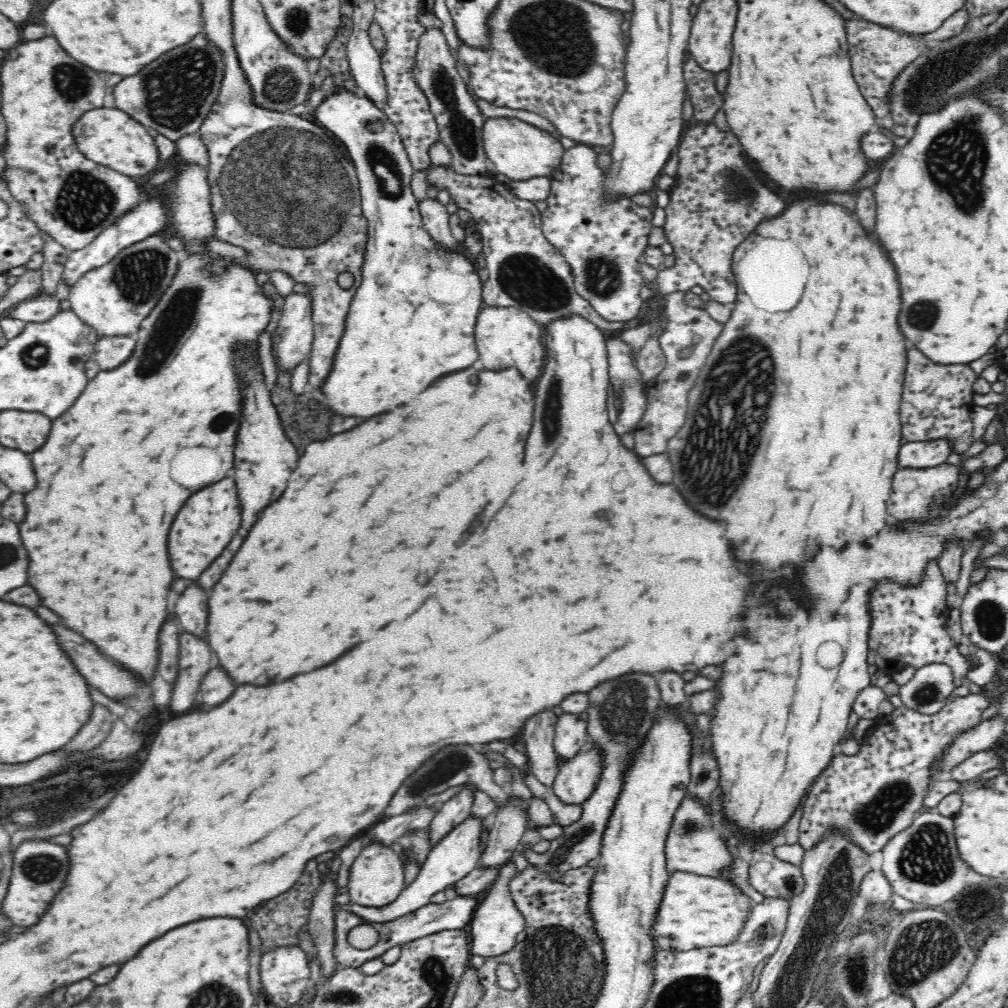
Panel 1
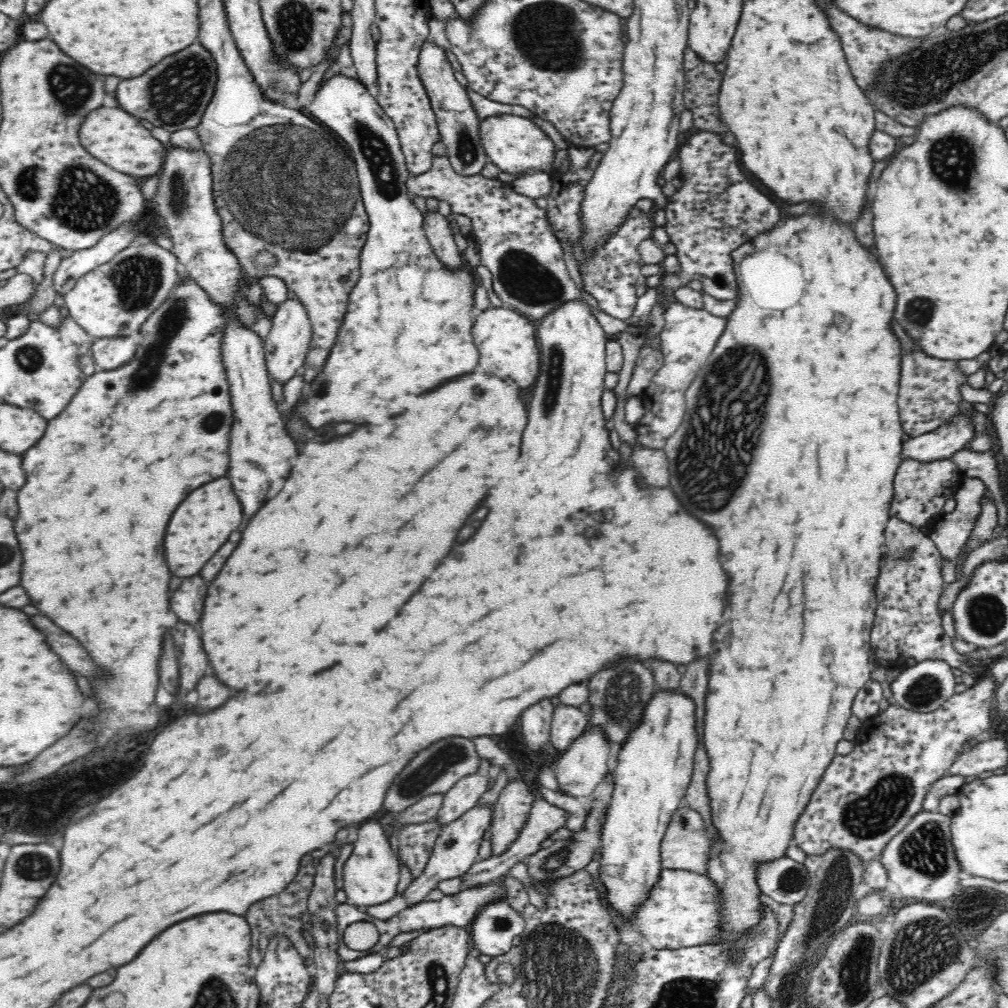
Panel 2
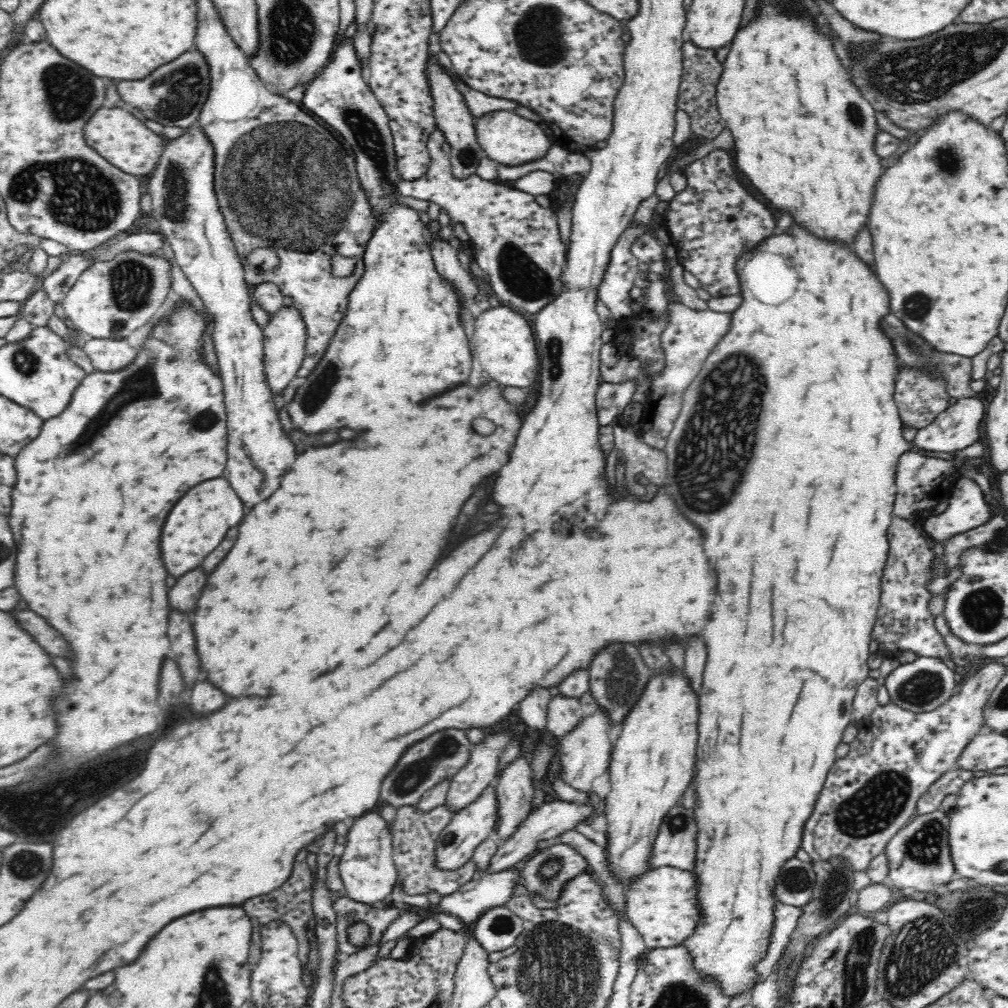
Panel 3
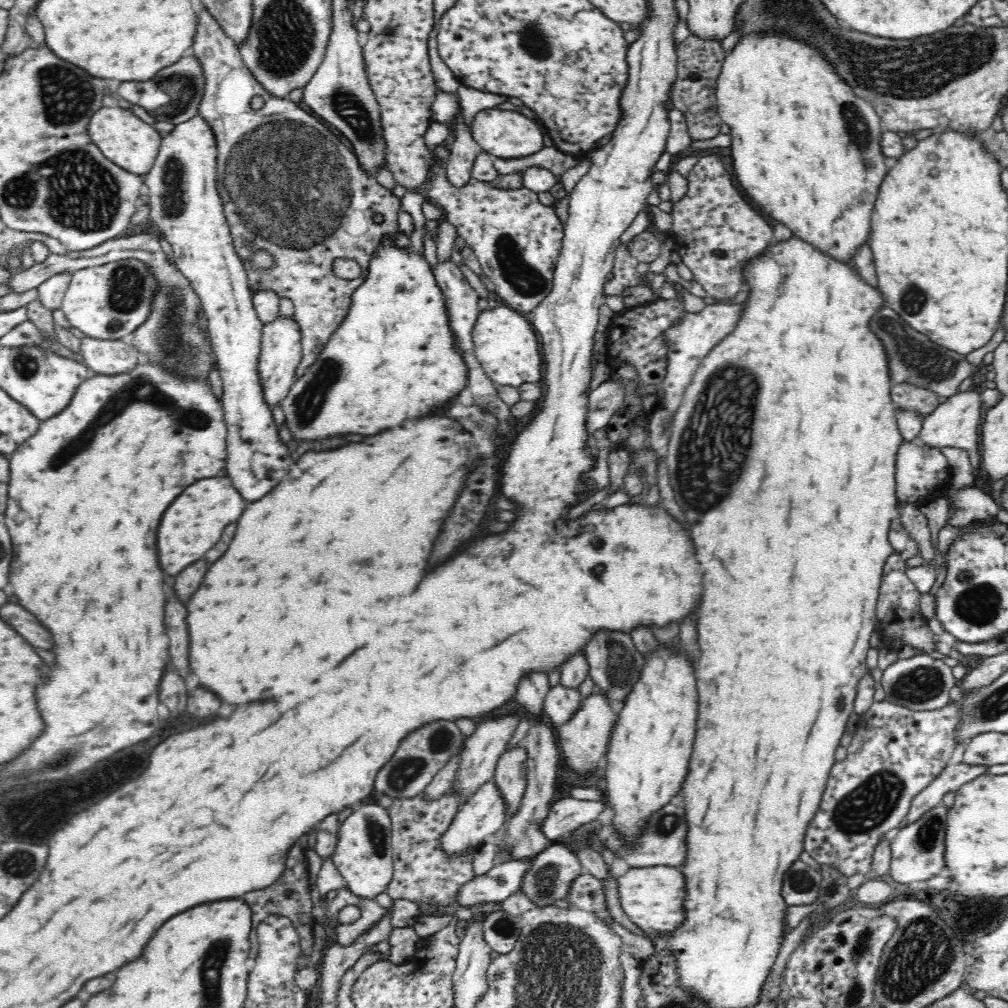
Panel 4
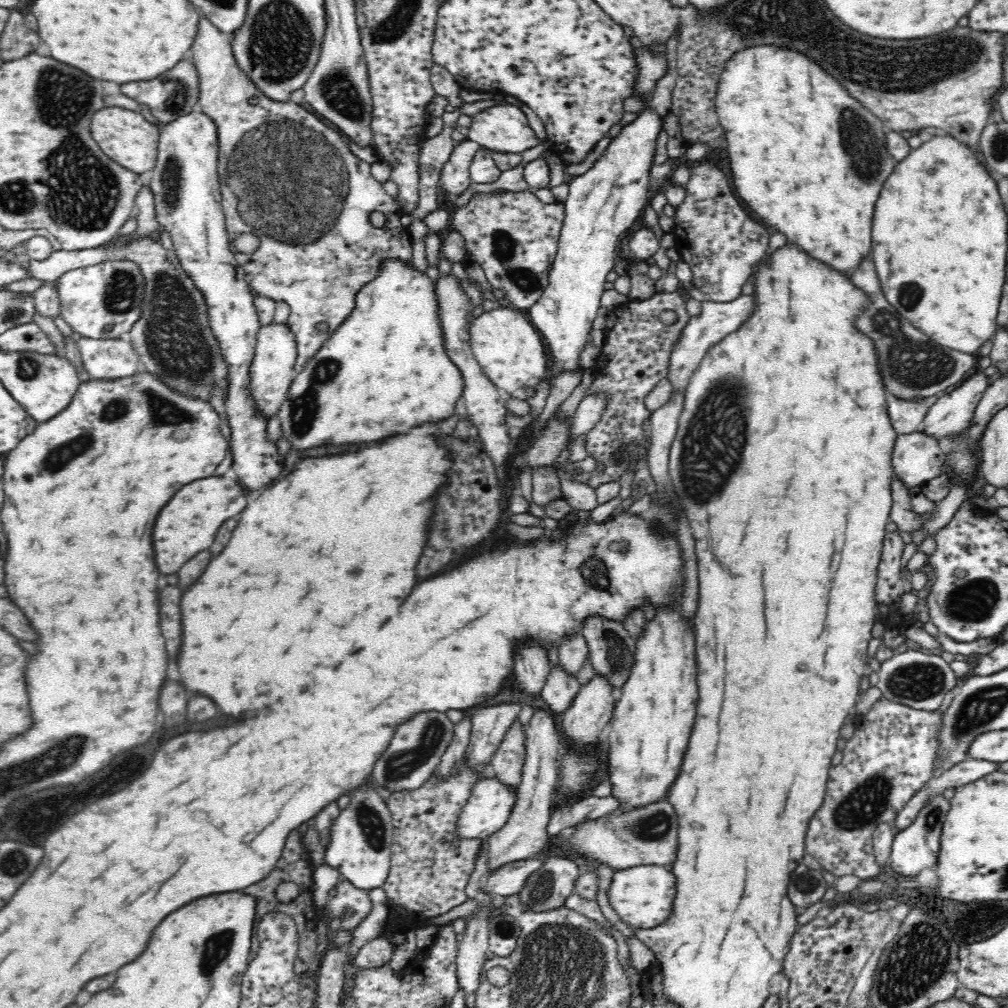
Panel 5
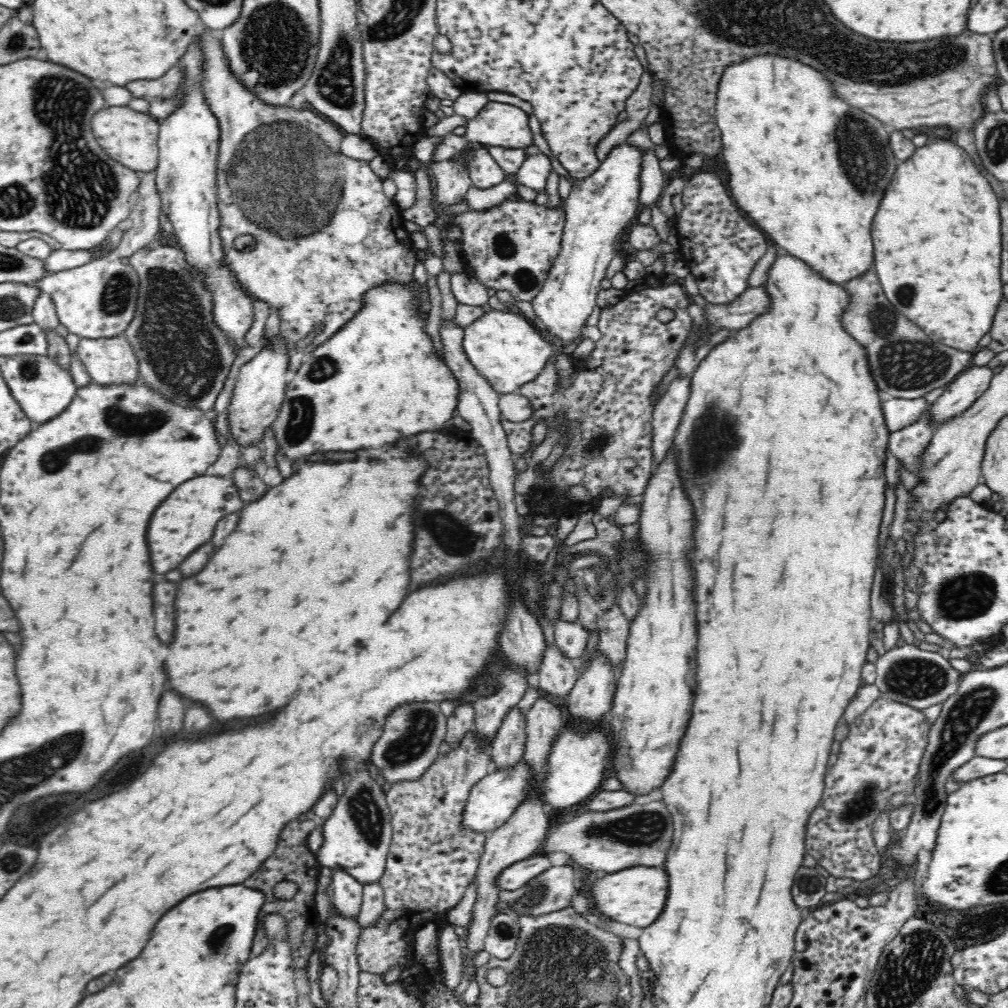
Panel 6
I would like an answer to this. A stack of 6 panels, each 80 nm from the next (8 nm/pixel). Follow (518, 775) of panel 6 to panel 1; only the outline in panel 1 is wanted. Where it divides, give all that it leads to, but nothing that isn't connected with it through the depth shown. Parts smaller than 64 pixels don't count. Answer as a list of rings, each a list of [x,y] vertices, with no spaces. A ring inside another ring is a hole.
[[[469,817],[462,822],[462,825],[456,826],[440,842],[437,842],[430,849],[428,856],[426,856],[424,862],[421,864],[414,882],[409,887],[405,887],[393,903],[376,908],[360,906],[350,901],[350,903],[342,907],[352,912],[352,915],[364,919],[366,923],[373,924],[387,923],[426,906],[430,903],[431,896],[434,896],[437,892],[446,892],[446,888],[454,886],[461,878],[468,876],[468,874],[478,867],[479,858],[483,853],[482,841],[479,839],[480,832],[482,832],[482,821],[482,819],[475,820]]]

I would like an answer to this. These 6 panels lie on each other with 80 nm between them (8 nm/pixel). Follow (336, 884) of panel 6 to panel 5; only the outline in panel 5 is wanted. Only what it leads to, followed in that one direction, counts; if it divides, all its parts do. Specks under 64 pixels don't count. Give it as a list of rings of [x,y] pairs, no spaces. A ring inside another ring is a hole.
[[[344,879],[336,886],[336,895],[329,898],[325,910],[332,916],[342,916],[348,908],[354,910],[354,915],[344,919],[340,929],[354,934],[355,928],[372,912],[373,904],[368,892],[356,889]]]

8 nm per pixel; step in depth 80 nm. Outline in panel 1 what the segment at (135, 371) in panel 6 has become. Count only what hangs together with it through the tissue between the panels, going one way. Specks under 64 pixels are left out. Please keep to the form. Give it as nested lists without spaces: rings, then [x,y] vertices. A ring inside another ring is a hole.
[[[100,336],[91,356],[102,371],[109,371],[126,362],[134,352],[137,340],[135,336],[104,337]]]

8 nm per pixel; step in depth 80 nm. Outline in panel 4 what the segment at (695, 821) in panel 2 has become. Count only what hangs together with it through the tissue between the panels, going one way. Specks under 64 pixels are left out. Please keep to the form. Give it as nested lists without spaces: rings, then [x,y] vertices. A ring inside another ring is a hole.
[[[668,803],[656,813],[656,816],[652,817],[643,837],[639,840],[638,848],[624,847],[622,841],[620,841],[620,837],[616,835],[616,831],[611,831],[611,826],[606,828],[603,833],[607,838],[606,844],[608,848],[612,852],[615,852],[615,854],[618,854],[620,858],[624,858],[634,868],[649,866],[672,866],[680,868],[686,862],[687,857],[686,837],[688,834],[688,826],[686,824],[688,822],[686,822],[685,808]]]

